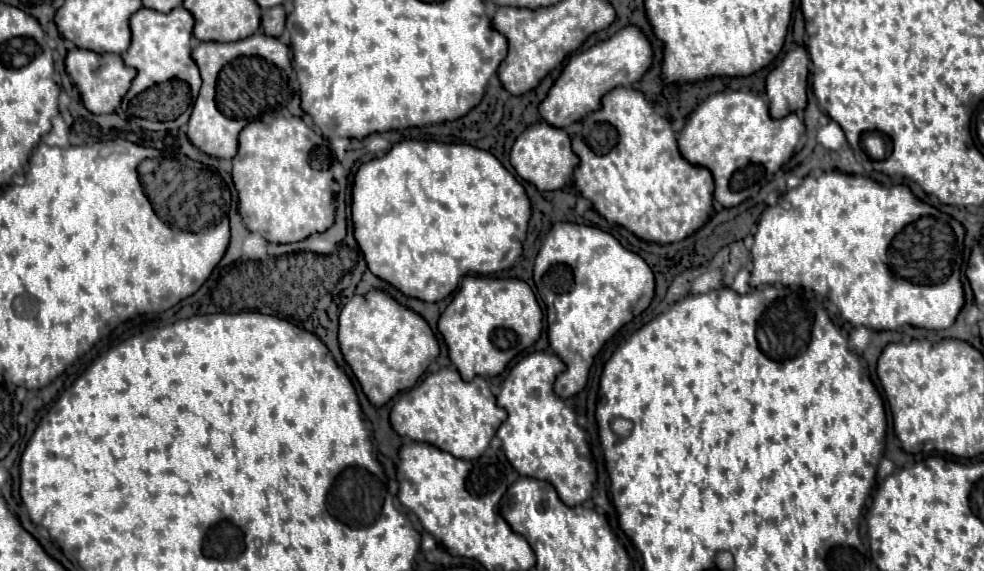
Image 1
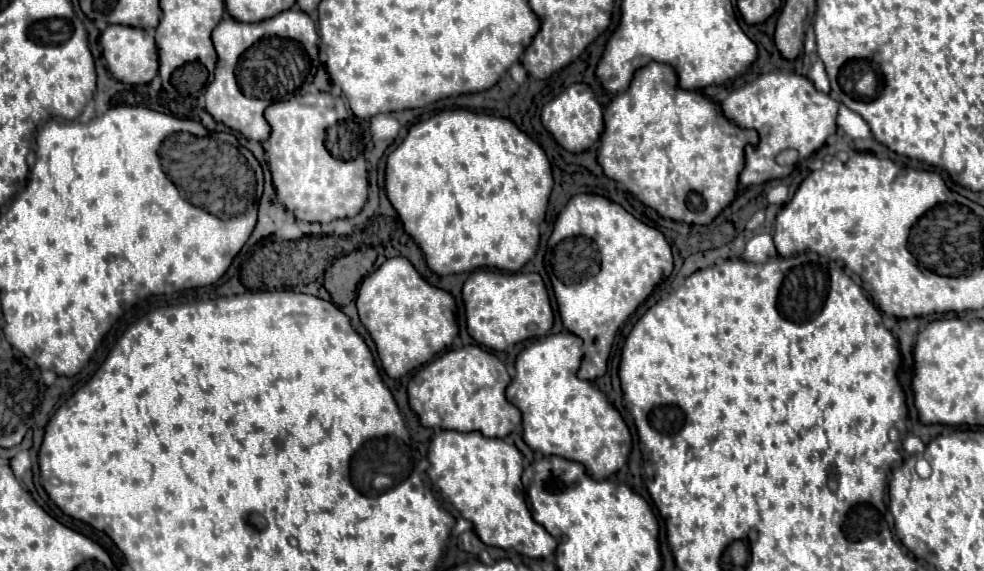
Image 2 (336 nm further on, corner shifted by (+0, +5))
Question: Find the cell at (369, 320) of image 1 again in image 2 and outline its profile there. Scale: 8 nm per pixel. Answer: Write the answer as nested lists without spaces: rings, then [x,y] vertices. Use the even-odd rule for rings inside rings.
[[[396,256],[376,268],[358,290],[358,314],[376,342],[378,356],[390,378],[400,378],[448,348],[458,334],[456,300],[450,292],[430,286],[408,258]]]

